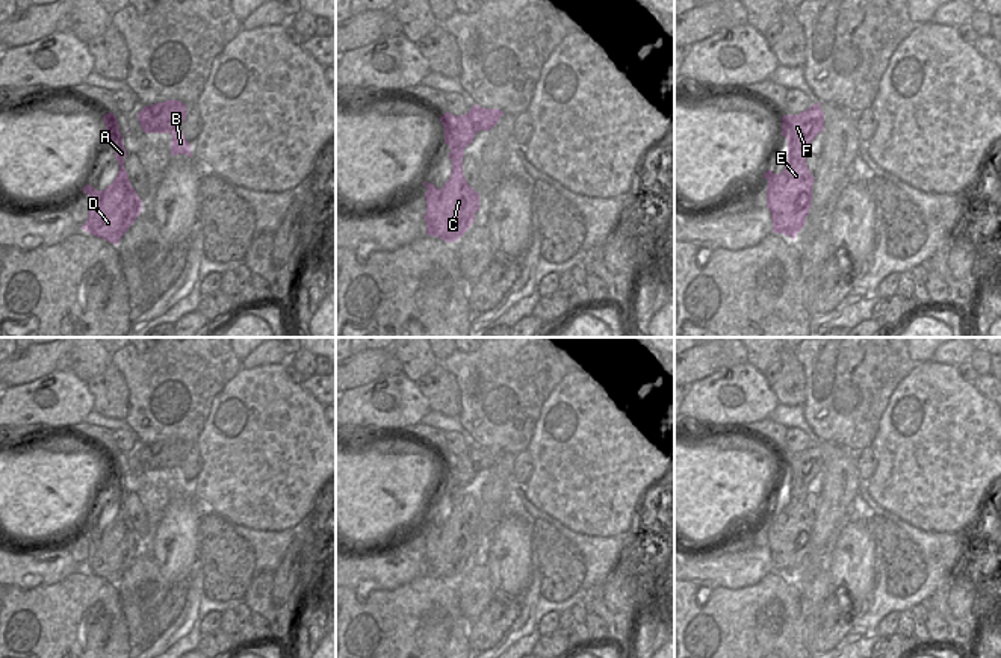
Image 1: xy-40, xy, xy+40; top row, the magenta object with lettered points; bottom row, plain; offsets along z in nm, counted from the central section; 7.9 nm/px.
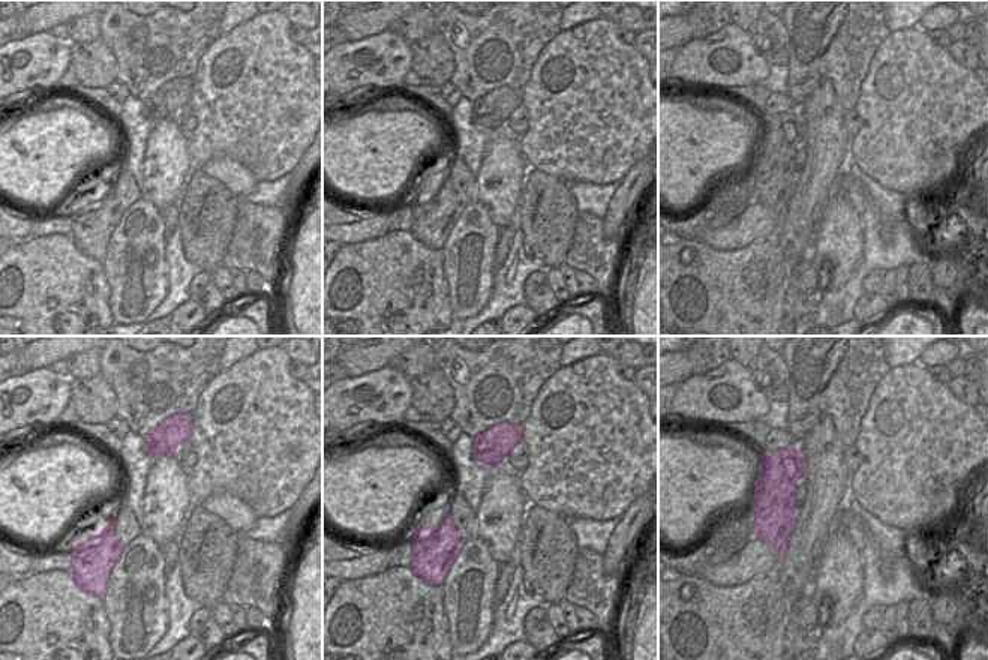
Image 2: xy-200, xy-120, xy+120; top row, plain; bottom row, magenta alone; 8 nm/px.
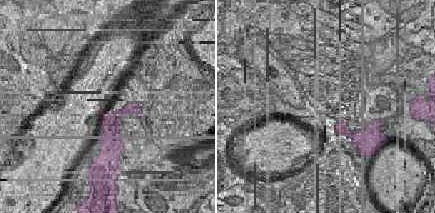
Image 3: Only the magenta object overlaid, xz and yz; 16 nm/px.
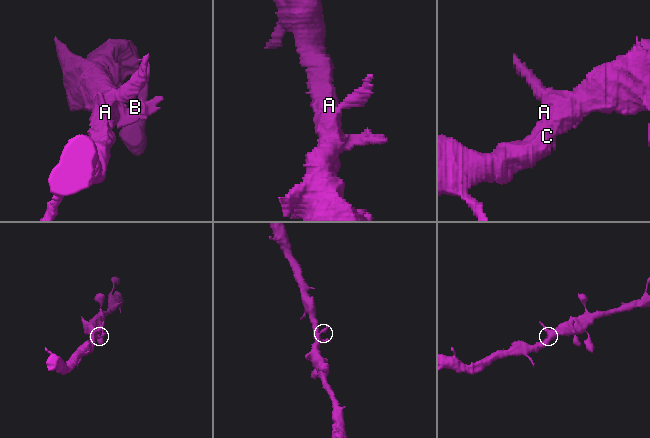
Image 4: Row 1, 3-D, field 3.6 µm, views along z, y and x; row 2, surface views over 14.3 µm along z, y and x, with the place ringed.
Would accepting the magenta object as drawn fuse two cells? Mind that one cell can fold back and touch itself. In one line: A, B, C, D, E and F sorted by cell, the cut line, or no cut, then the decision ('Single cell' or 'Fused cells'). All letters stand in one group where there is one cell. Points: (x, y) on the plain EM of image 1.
Groups: A B C D E F. No split. Single cell

